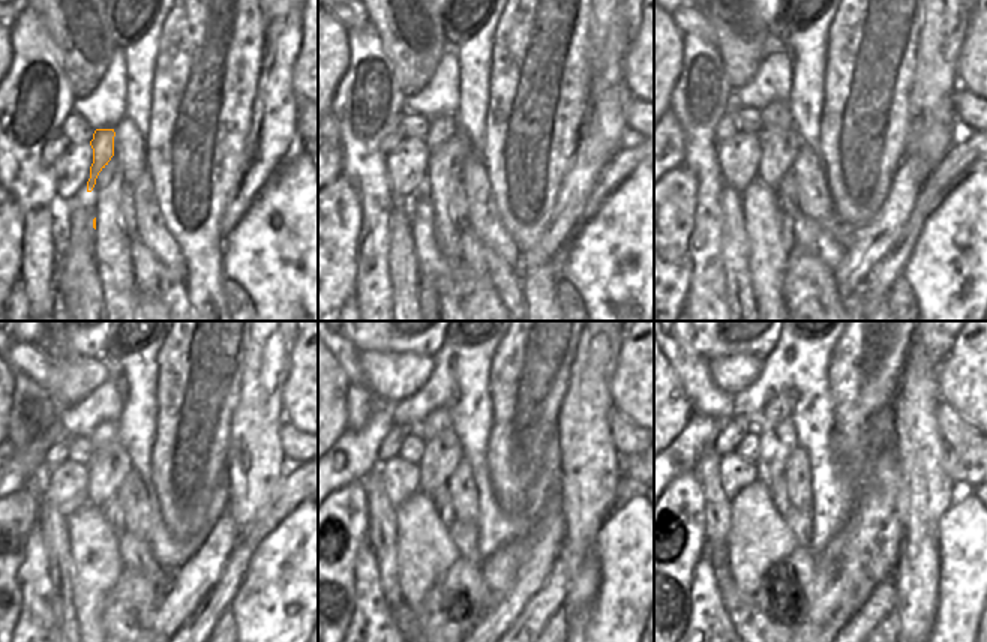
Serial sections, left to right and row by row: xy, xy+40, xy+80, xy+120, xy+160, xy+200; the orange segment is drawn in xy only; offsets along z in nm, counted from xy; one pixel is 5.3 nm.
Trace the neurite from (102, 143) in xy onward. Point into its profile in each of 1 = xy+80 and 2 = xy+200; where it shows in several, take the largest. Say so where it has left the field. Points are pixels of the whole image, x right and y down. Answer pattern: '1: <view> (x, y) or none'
1: xy+80 (776, 116)
2: xy+200 (777, 410)

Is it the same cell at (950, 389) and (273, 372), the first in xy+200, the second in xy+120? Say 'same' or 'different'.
different

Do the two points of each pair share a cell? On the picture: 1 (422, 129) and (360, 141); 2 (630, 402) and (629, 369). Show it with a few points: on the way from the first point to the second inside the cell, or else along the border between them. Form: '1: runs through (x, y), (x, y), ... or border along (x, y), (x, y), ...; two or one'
1: border along (405, 111), (396, 126); two
2: runs through (630, 395), (630, 377); one

